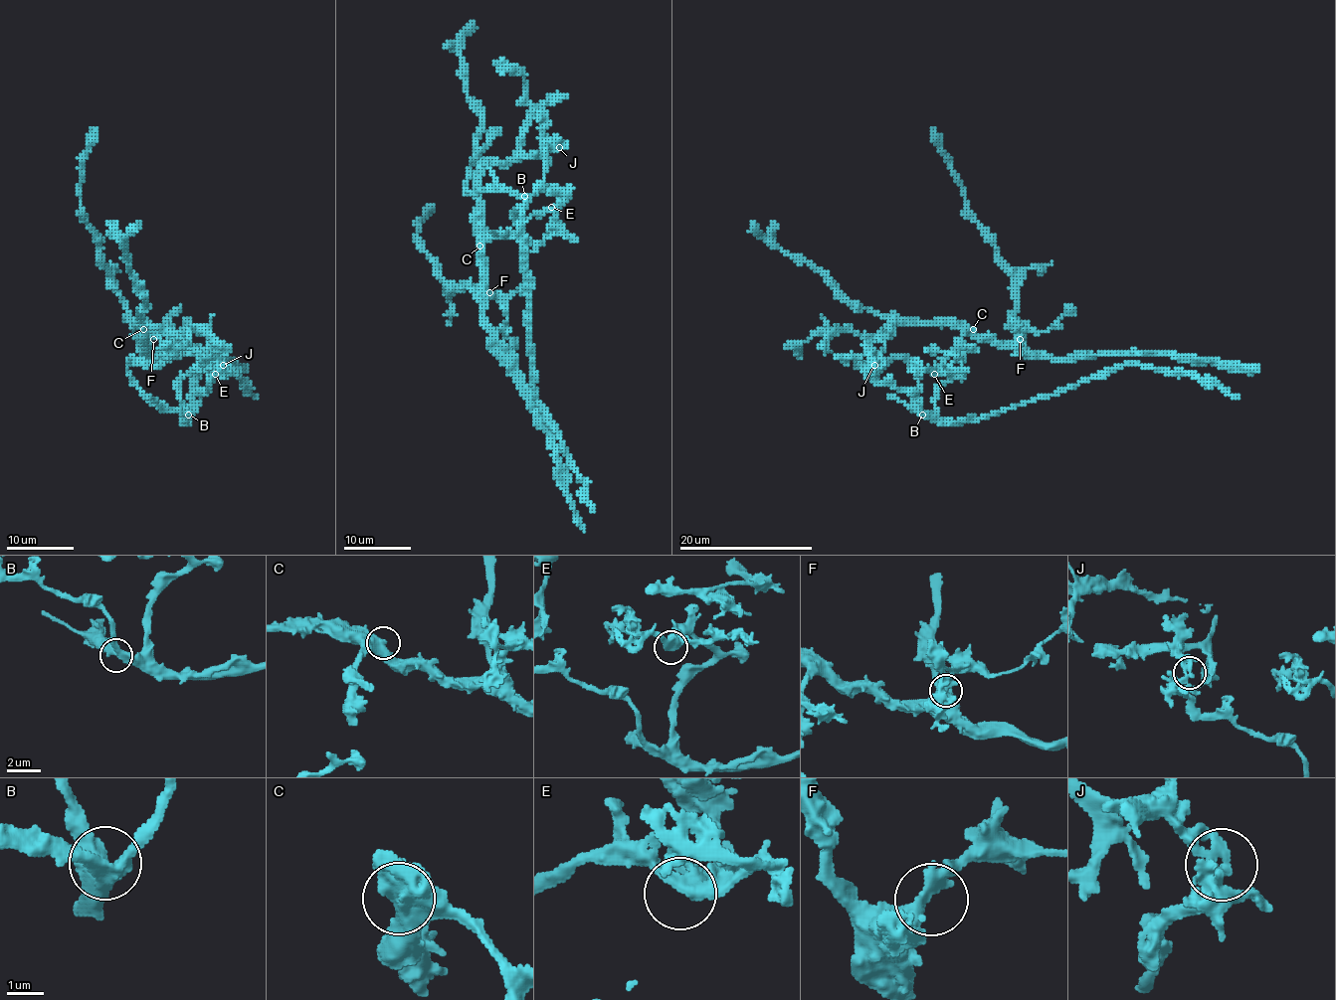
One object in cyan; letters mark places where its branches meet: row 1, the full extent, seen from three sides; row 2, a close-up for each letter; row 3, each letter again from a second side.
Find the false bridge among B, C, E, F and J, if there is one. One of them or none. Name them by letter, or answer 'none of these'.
J

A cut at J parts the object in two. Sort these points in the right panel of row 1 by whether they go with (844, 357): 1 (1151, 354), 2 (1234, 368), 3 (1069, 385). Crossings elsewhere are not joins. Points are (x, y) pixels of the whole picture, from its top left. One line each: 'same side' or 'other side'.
1: same side
2: same side
3: other side

